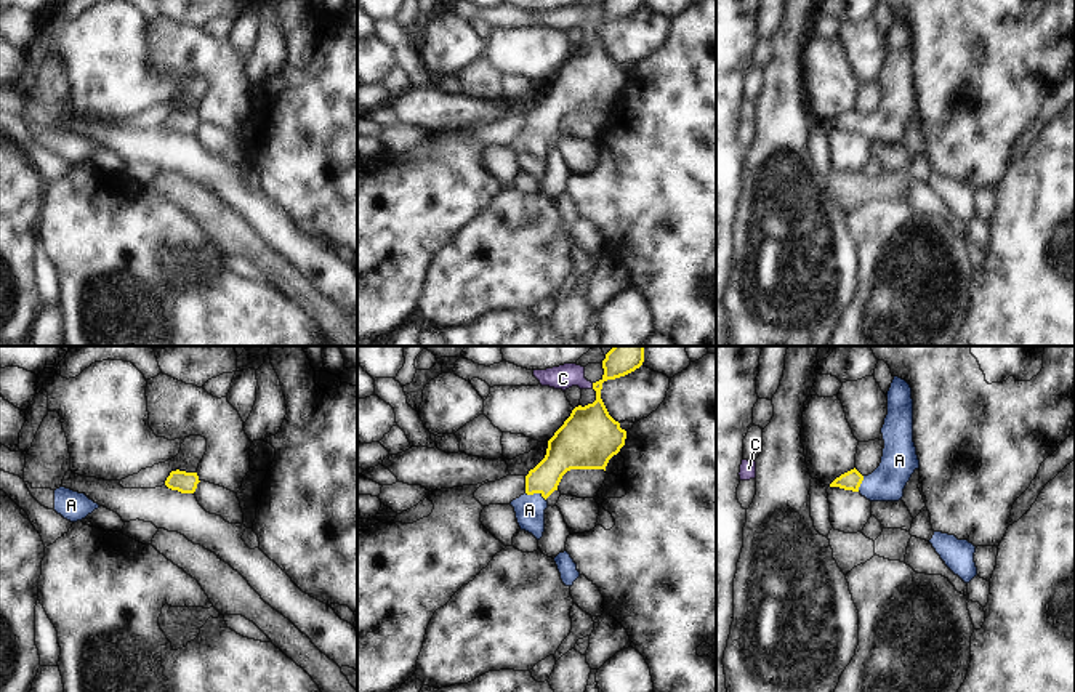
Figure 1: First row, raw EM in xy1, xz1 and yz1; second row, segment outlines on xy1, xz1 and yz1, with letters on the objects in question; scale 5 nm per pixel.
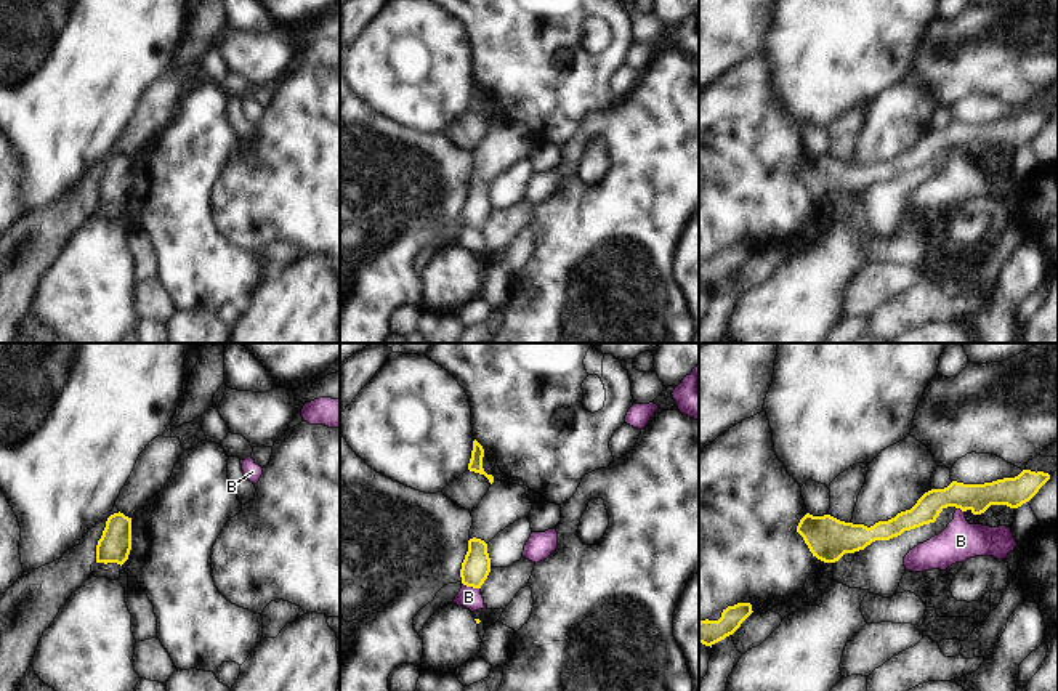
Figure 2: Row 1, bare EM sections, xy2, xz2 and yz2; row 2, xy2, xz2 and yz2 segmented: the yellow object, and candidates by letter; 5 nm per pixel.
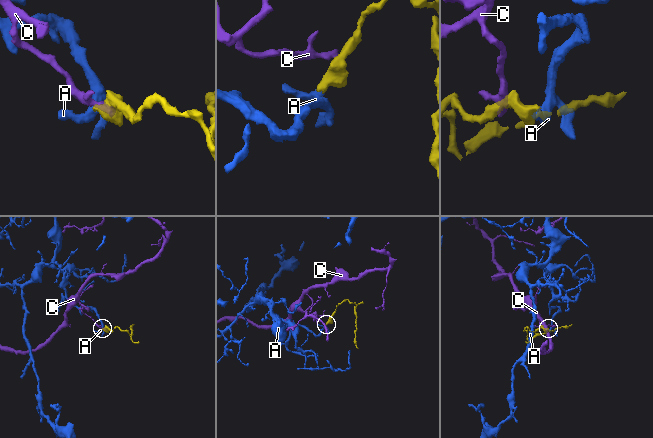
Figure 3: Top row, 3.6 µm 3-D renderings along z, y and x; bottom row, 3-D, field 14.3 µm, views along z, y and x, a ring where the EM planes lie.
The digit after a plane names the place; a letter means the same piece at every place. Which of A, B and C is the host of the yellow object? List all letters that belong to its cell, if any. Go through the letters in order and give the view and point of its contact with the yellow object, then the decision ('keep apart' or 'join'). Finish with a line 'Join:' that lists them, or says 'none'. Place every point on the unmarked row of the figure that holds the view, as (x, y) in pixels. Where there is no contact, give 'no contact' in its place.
A: xz1 (535, 133) | join
B: xz2 (472, 226) | keep apart
C: xz1 (593, 28) | keep apart
Join: A

